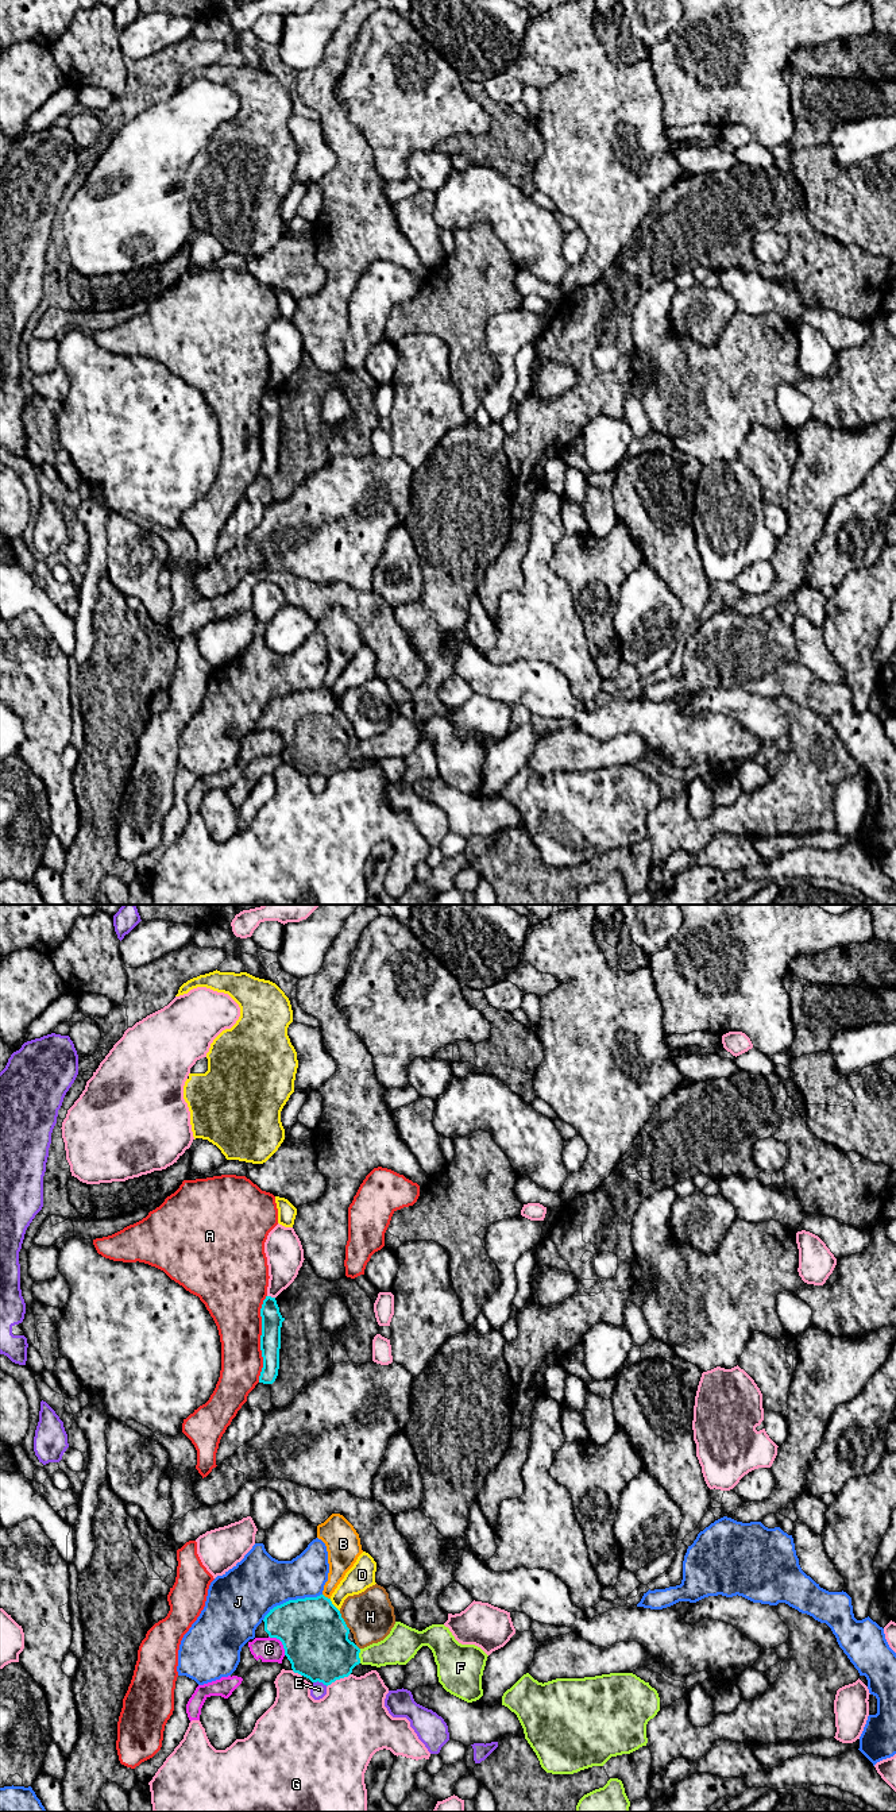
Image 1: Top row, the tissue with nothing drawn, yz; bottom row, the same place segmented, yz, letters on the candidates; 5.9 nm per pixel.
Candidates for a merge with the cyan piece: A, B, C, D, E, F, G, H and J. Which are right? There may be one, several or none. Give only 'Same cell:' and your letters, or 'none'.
Same cell: F

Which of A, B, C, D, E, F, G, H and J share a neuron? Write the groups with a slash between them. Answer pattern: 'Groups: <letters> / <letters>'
Groups: A / B / C / D / E / F / G / H / J

